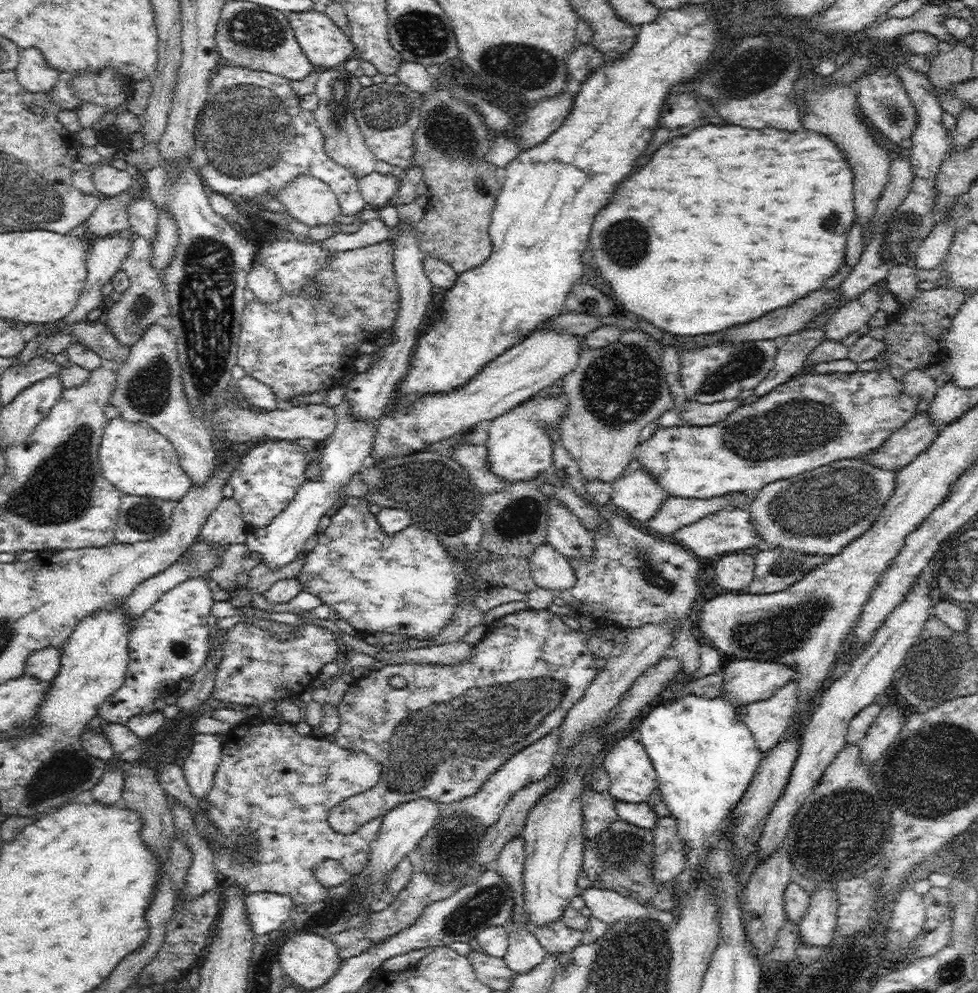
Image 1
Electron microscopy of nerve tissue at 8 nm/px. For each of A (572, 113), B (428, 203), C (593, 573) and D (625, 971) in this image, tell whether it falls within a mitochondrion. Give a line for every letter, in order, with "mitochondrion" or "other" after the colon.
A: other
B: other
C: other
D: mitochondrion

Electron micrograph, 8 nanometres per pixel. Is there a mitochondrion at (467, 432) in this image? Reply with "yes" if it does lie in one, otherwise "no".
no

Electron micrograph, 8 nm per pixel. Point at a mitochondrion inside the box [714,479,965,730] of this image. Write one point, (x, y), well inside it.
(781, 634)

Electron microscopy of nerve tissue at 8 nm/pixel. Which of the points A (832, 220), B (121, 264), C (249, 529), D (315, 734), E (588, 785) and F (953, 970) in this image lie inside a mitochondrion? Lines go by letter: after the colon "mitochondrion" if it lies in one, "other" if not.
A: mitochondrion
B: other
C: other
D: other
E: other
F: mitochondrion

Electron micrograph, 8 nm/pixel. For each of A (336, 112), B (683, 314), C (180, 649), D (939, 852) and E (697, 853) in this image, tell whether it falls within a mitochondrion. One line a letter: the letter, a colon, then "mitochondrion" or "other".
A: mitochondrion
B: other
C: mitochondrion
D: other
E: other

